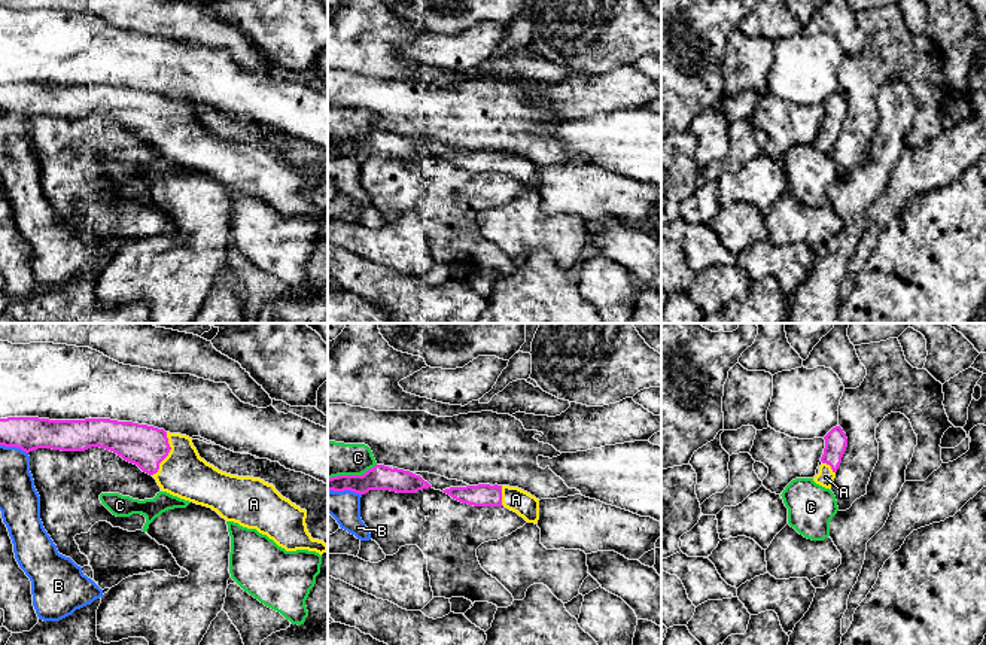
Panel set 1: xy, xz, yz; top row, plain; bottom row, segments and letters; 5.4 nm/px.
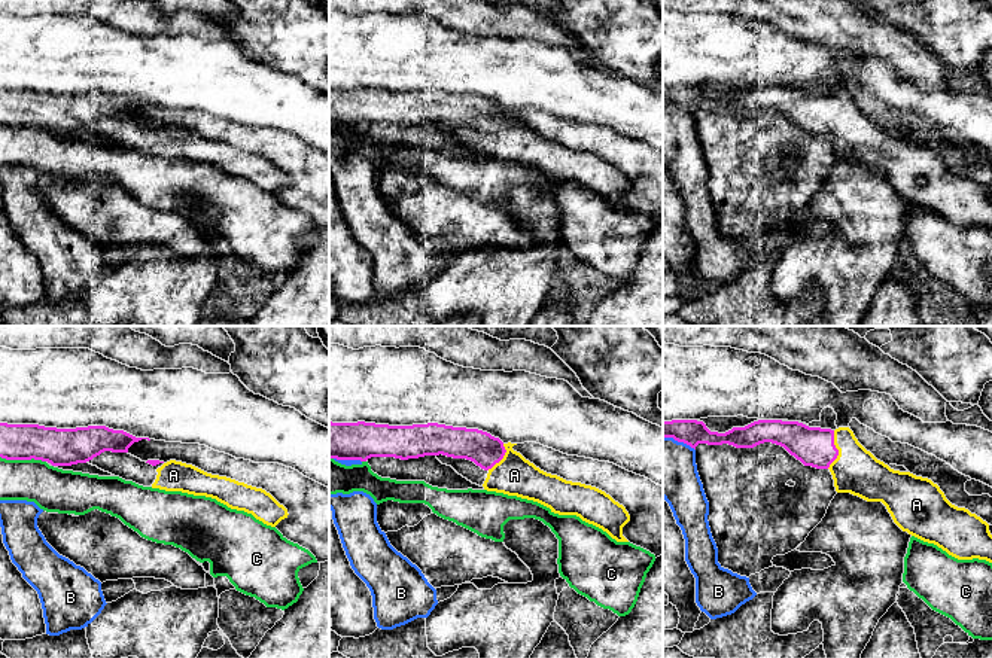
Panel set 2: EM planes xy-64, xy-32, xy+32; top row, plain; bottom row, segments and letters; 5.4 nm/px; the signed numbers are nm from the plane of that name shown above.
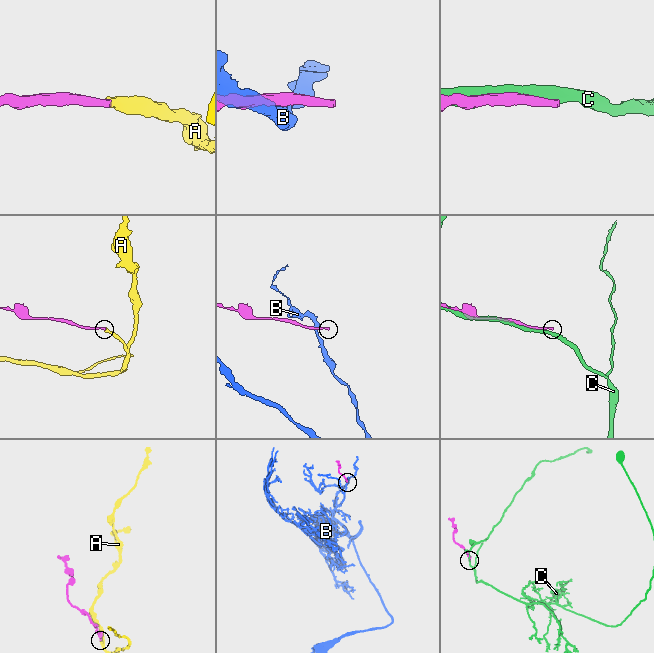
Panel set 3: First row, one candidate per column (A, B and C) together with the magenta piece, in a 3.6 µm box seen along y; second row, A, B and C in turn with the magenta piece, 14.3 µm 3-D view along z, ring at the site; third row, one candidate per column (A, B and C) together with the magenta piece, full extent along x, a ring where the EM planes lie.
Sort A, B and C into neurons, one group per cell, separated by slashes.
A / B / C

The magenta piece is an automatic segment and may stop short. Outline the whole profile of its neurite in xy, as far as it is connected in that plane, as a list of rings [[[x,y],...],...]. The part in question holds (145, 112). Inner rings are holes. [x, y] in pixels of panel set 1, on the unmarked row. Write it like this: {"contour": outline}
{"contour": [[[0,85],[0,112],[25,119],[37,115],[110,116],[152,142],[162,158],[216,177],[226,188],[256,195],[286,217],[328,217],[307,197],[307,177],[261,144],[219,137],[200,124],[192,104],[147,91],[110,85]]]}

